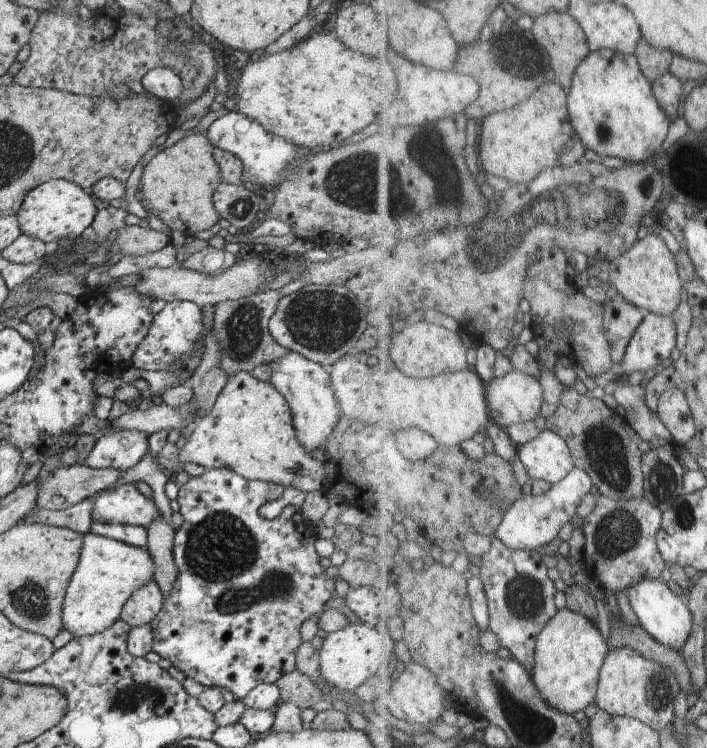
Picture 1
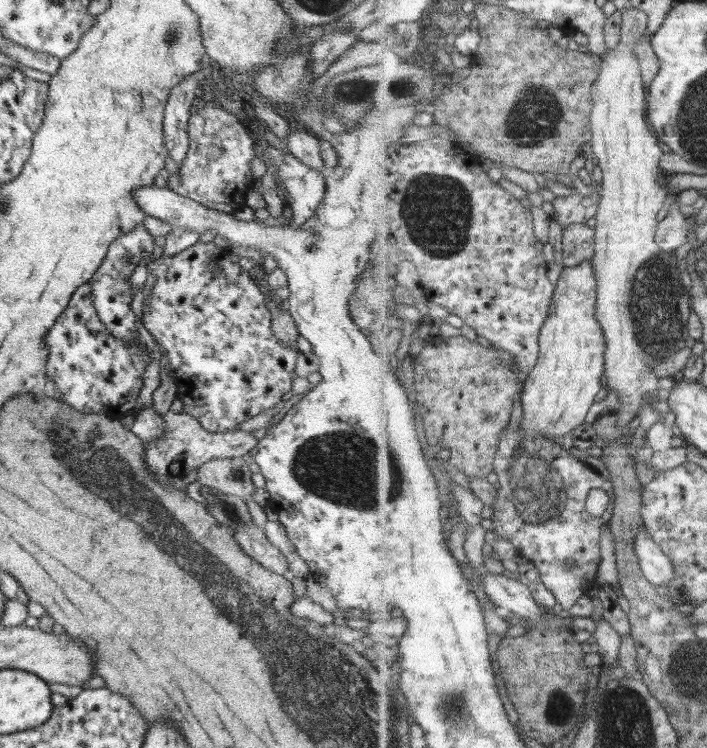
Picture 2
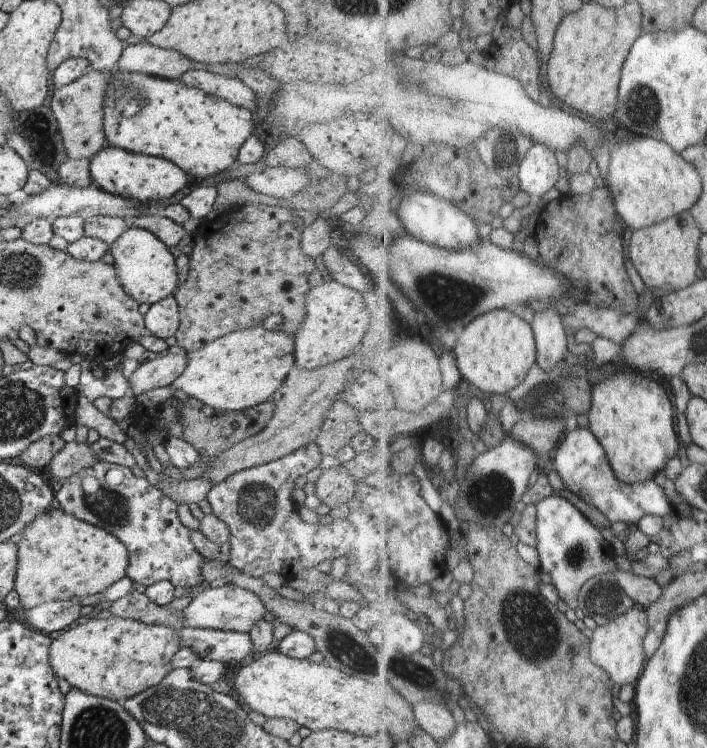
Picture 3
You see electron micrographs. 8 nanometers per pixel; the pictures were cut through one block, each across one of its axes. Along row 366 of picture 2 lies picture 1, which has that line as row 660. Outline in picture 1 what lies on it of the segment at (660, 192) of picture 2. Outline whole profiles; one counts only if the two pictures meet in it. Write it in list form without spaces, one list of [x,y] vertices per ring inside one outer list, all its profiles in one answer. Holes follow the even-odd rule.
[[[633,646],[613,649],[601,672],[601,685],[597,704],[613,715],[630,715],[650,724],[659,731],[678,721],[676,701],[682,690],[673,668],[648,658]]]

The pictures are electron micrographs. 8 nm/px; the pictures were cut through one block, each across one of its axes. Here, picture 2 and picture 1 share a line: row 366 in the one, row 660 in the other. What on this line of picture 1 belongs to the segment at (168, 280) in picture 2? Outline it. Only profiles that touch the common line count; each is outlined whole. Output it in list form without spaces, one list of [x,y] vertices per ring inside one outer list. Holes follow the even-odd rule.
[[[229,468],[205,469],[202,475],[193,476],[186,484],[181,486],[177,501],[180,505],[179,511],[183,516],[183,524],[175,531],[172,556],[173,562],[177,566],[177,577],[170,594],[164,597],[162,610],[150,623],[151,626],[158,628],[153,633],[152,651],[161,655],[161,658],[168,658],[173,664],[172,666],[182,670],[187,678],[195,680],[204,687],[227,688],[239,701],[242,701],[258,684],[275,683],[283,674],[296,670],[294,656],[298,646],[303,642],[301,628],[304,621],[317,617],[328,610],[326,602],[332,597],[336,598],[334,596],[336,590],[341,589],[340,586],[344,585],[344,583],[336,583],[334,579],[326,576],[325,568],[320,565],[320,556],[315,549],[315,542],[318,539],[317,531],[309,522],[304,520],[300,508],[287,505],[278,517],[271,520],[260,515],[260,506],[266,504],[266,502],[278,500],[284,489],[285,487],[272,481],[248,480]]]

